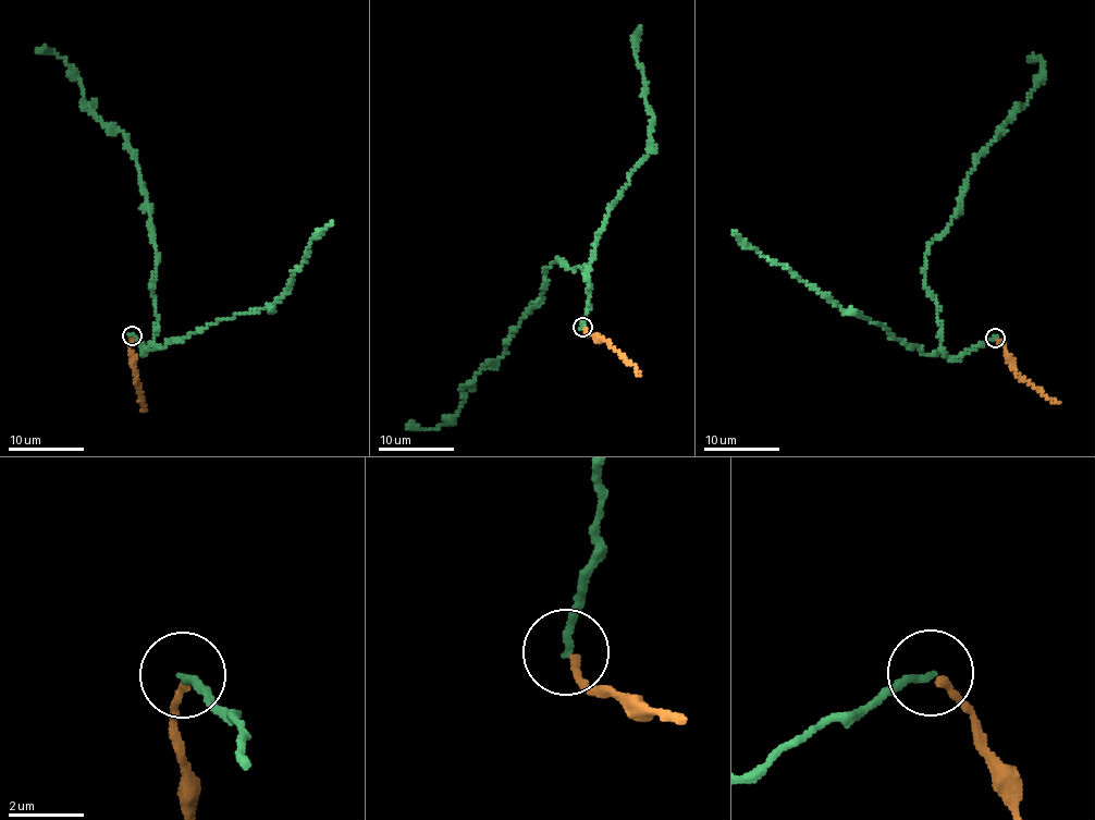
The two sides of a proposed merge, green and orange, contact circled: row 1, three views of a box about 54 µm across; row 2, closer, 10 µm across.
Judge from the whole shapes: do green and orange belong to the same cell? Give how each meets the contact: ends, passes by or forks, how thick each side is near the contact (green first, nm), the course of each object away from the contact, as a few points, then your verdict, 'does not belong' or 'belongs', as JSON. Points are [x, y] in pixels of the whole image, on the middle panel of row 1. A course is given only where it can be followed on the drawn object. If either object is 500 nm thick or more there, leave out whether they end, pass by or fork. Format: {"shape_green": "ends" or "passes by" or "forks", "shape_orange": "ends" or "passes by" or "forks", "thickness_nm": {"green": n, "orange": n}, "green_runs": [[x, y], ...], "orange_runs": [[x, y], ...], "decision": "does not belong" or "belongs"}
{"shape_green": "ends", "shape_orange": "ends", "thickness_nm": {"green": 190, "orange": 200}, "green_runs": [[582, 326], [588, 268], [552, 262], [536, 306], [519, 319], [504, 354], [464, 387], [451, 421], [407, 426]], "orange_runs": [[583, 328], [588, 334], [602, 338], [637, 369], [639, 376]], "decision": "belongs"}

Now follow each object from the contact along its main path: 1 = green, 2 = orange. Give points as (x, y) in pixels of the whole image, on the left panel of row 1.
1: (132, 335), (144, 353), (157, 317), (157, 247), (138, 168), (125, 134), (84, 108), (75, 70), (36, 51)
2: (132, 338), (134, 369), (144, 410)

